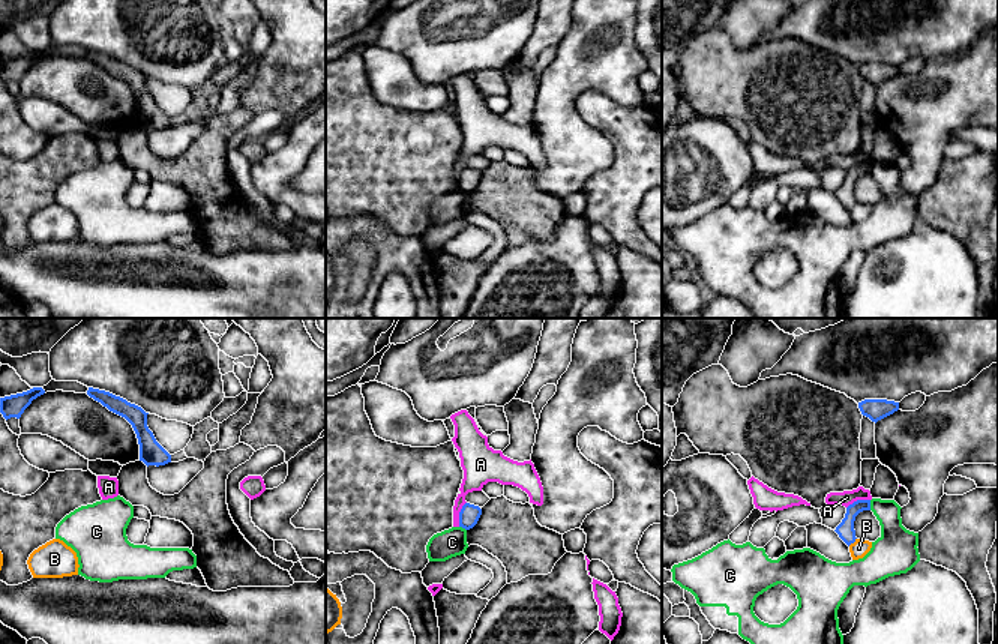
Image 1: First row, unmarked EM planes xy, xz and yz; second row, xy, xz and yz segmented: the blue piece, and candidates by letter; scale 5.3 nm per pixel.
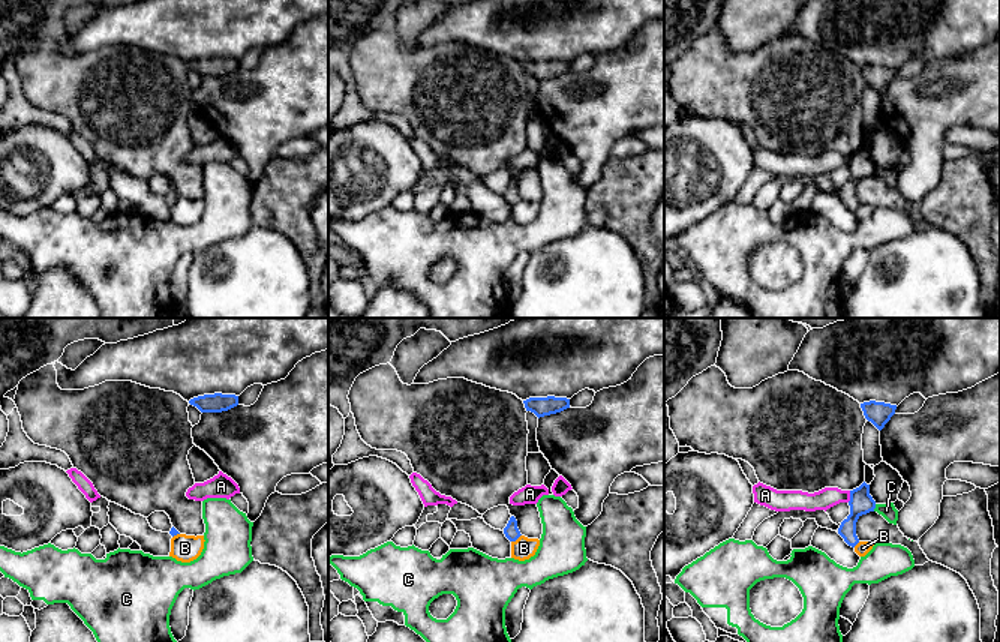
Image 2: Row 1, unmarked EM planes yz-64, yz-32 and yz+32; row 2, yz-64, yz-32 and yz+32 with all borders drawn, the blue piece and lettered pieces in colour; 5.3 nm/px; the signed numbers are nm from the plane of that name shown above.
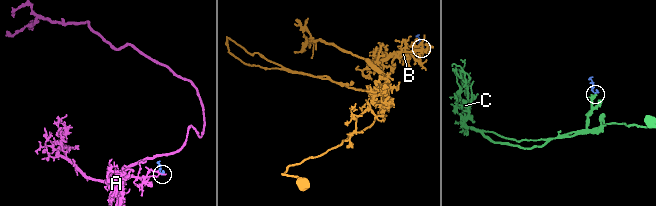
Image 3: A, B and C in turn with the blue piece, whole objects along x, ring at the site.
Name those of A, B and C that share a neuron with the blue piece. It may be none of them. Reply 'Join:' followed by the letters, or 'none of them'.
Join: none of them

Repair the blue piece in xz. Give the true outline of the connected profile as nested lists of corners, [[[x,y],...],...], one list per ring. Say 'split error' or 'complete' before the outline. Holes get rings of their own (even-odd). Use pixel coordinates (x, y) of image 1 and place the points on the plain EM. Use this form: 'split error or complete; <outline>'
complete; [[[465,167],[459,176],[459,191],[470,194],[473,192],[482,179],[482,173],[479,170]]]

